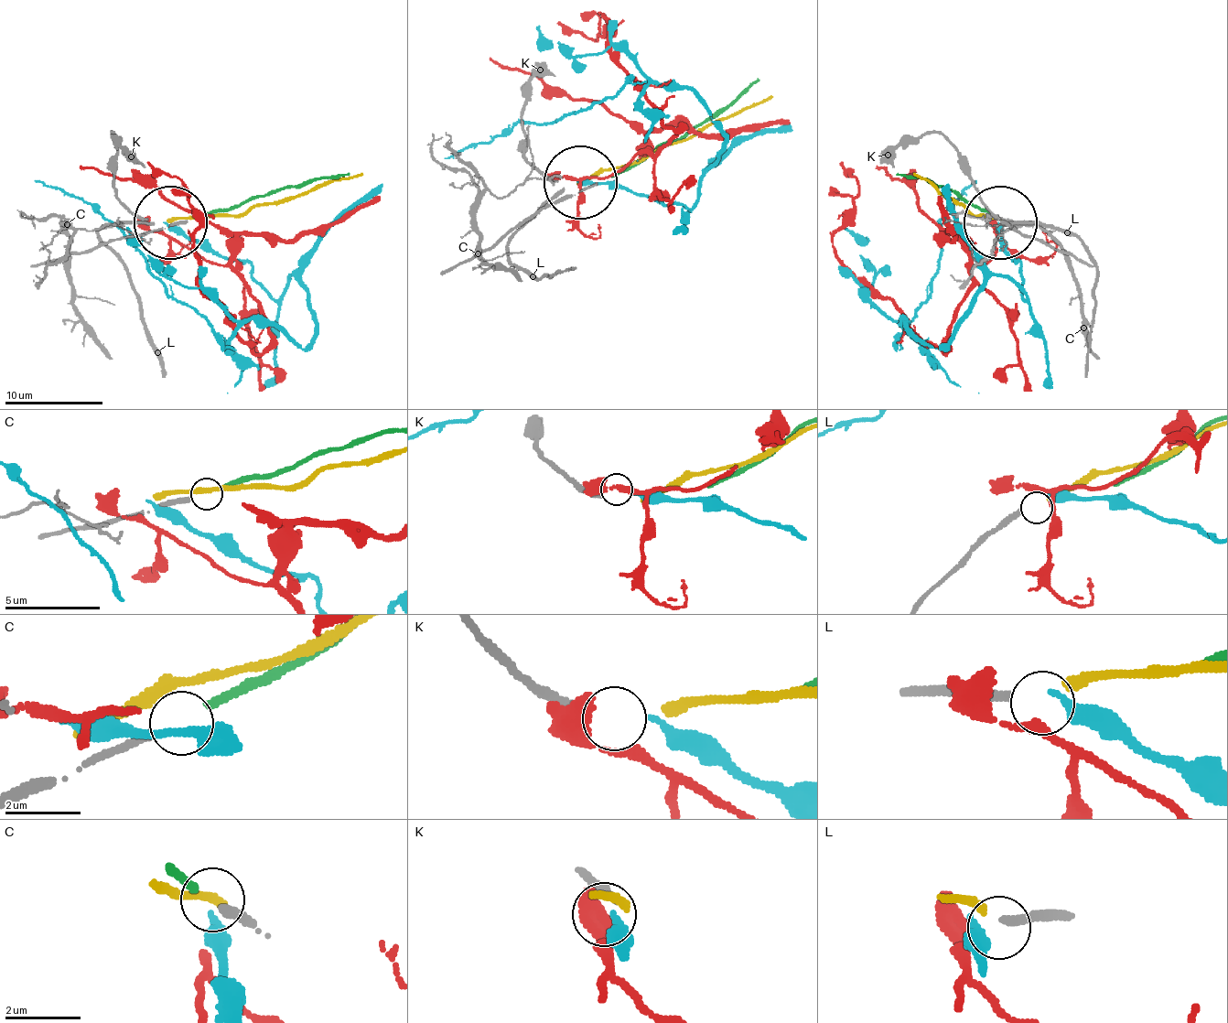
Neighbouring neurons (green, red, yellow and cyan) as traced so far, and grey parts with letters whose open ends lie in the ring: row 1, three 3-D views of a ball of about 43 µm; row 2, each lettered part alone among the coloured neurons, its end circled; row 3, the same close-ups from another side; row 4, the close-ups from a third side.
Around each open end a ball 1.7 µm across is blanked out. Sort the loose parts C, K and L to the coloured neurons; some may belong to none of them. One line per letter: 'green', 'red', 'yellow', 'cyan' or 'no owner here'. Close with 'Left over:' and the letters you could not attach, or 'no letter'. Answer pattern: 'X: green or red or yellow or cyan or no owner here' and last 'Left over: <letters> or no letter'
C: green
K: cyan
L: yellow
Left over: no letter

